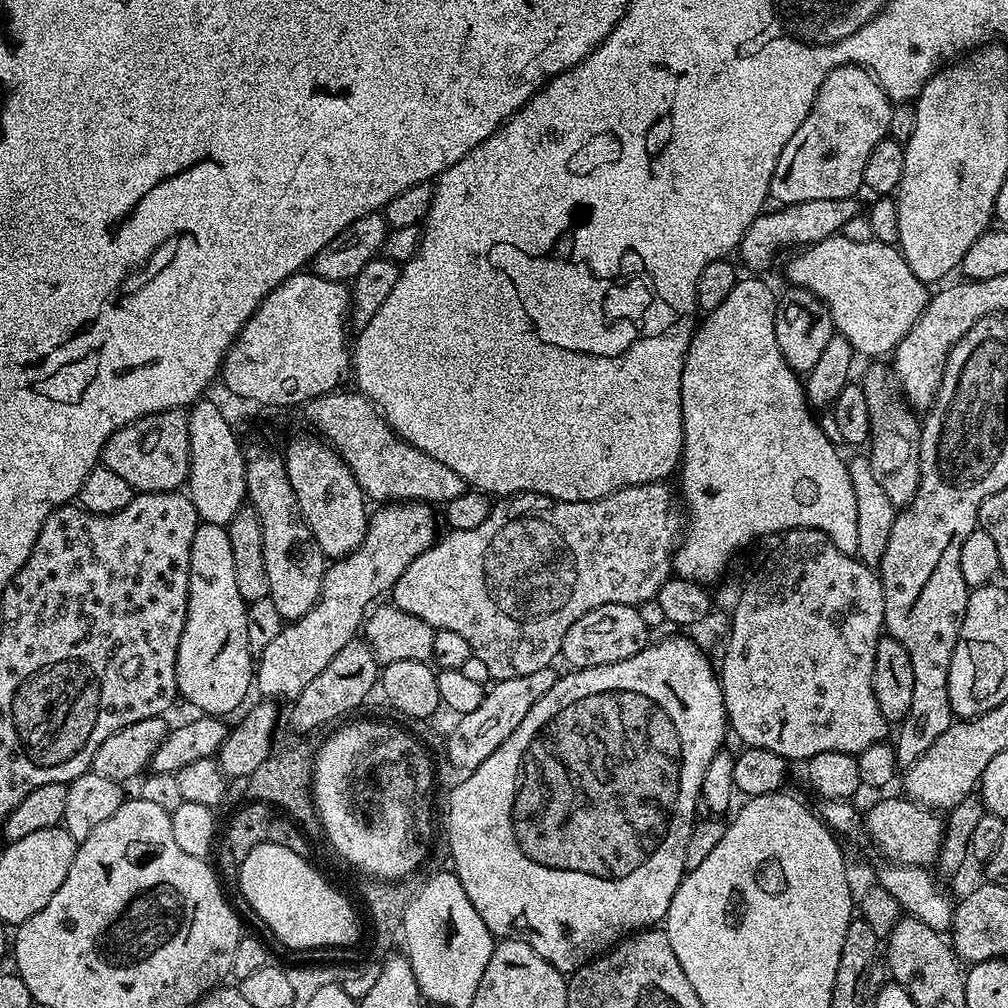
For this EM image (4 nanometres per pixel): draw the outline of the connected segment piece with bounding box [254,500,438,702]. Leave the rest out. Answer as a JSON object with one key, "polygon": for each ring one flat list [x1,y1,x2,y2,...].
{"polygon":[[401,500,388,502,377,508,380,509,371,513,366,536,362,538,360,545,349,556,333,559,327,565,320,597,315,606,302,618,285,623,278,638,274,638,274,642,270,642,270,646,266,646,266,650,259,653,258,663,254,668,254,688,255,691,261,692,261,697,295,702,298,694,302,694,302,690,306,690,306,686,310,686,310,682,314,682,314,678,318,678,318,674,326,670,326,662,330,662,330,658,334,658,338,650,347,648,351,640,357,639,366,619,366,609,375,605,383,597,380,596,383,592,384,595,391,593,406,566,410,566,410,562,418,558,418,554,436,543,438,516,437,513,436,516,432,513,435,512,433,505,425,504,423,500]]}

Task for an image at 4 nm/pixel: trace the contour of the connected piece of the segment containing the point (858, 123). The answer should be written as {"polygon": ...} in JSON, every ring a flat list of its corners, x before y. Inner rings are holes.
{"polygon":[[843,64,827,72,806,122,794,130,794,138,778,154,778,166,774,166,768,187,771,199,783,206,814,198,856,196,864,182,870,150,888,136,892,106,893,101,868,69]]}

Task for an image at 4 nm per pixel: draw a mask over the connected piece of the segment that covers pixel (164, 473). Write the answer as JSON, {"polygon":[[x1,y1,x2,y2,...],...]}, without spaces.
{"polygon":[[171,408,149,416,139,416,134,422,112,432,104,444,103,467,130,482,133,493,175,492,188,483,190,458,190,434,188,412,183,408]]}

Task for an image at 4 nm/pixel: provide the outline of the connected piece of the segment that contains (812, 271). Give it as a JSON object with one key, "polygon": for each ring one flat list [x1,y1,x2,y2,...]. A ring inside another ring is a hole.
{"polygon":[[837,234,817,244,809,244,789,256,792,257,788,260,787,283,815,294,832,315,833,329,844,336,846,342,850,342,853,353,859,355,861,352,864,356,884,358,895,352,902,338,906,338,906,334,914,326,914,322,918,322,930,299,929,285,919,280,914,270,910,270,899,247,883,244,871,238,851,240,848,234]]}

